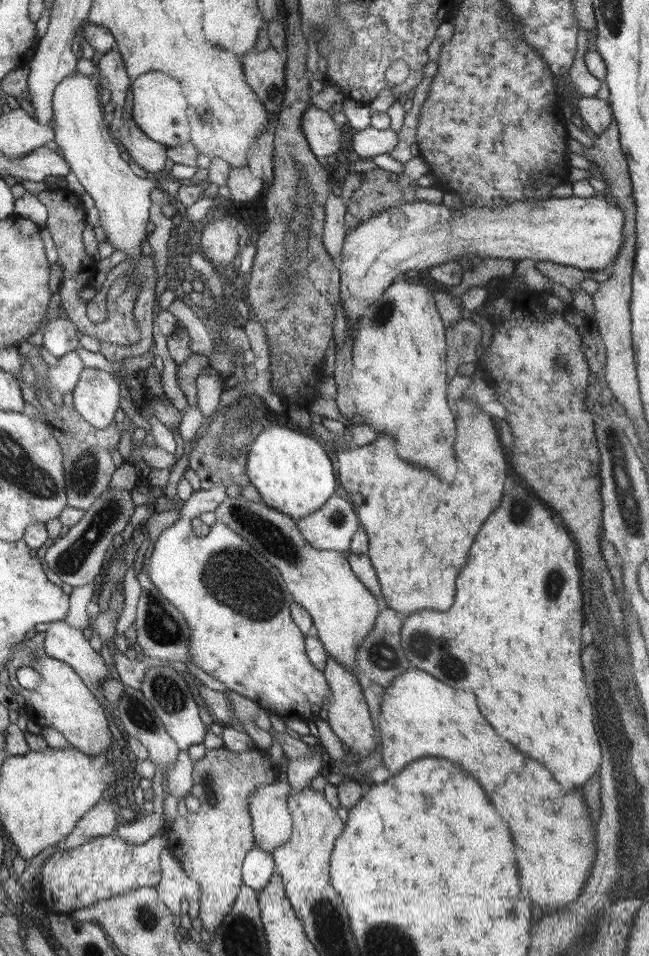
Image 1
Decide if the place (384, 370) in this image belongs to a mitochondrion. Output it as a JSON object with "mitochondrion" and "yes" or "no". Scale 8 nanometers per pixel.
{"mitochondrion":"no"}

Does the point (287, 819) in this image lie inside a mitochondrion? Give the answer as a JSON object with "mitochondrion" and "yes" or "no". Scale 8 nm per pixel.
{"mitochondrion":"no"}

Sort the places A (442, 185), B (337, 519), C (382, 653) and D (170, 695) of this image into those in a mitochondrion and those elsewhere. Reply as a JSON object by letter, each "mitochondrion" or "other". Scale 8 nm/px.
{"A":"other","B":"mitochondrion","C":"mitochondrion","D":"mitochondrion"}

